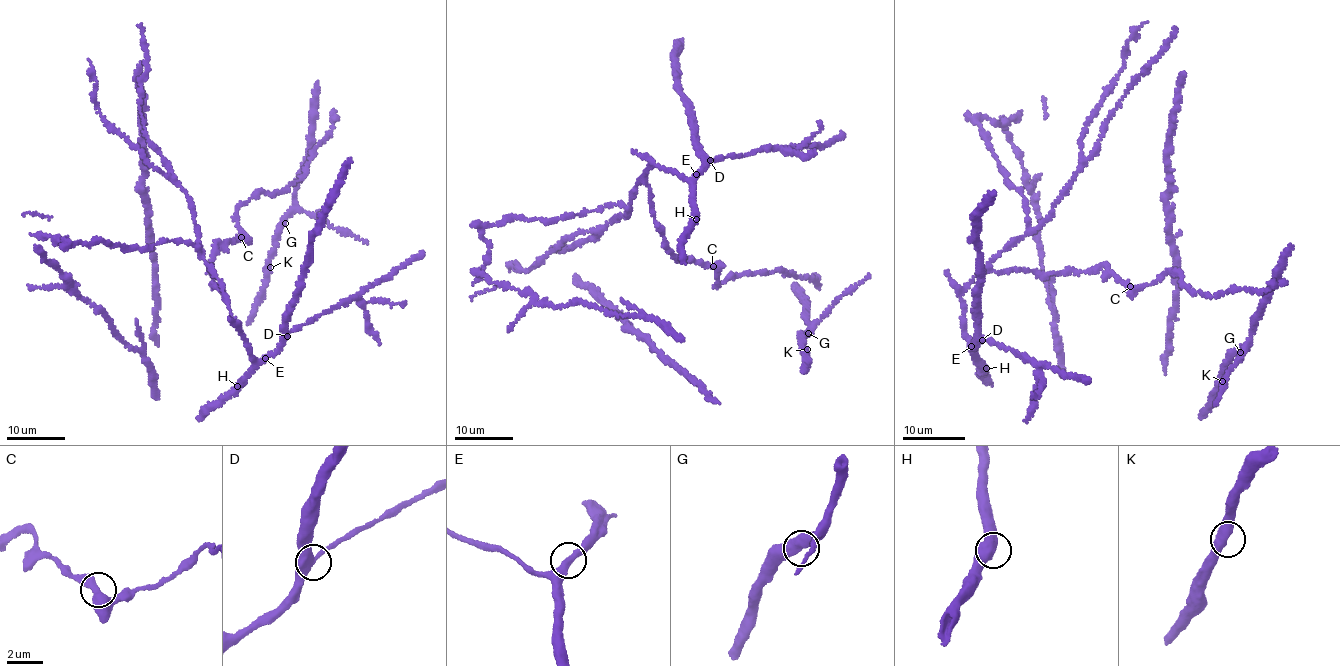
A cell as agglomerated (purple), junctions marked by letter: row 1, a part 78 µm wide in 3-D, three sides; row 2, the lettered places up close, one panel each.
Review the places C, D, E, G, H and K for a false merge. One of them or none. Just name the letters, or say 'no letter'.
no letter

